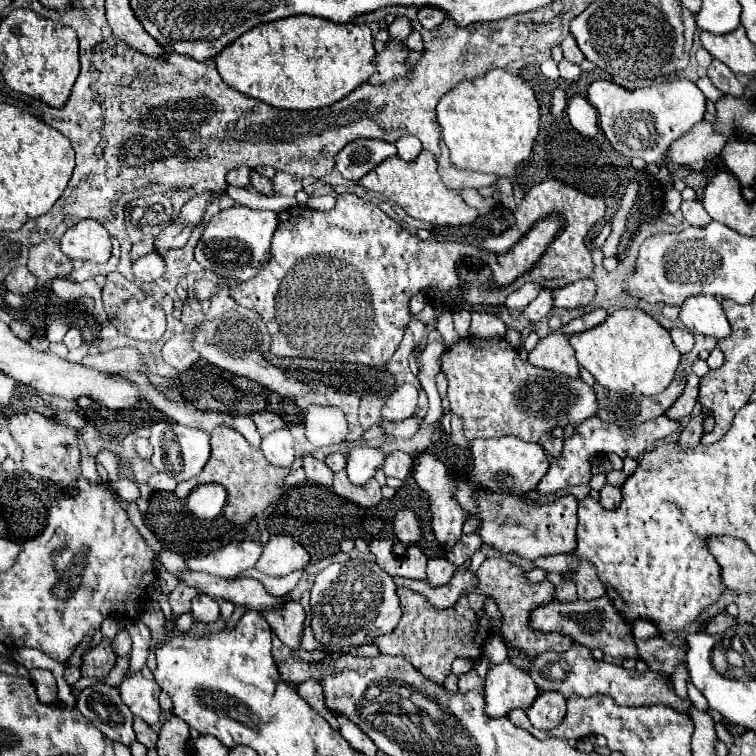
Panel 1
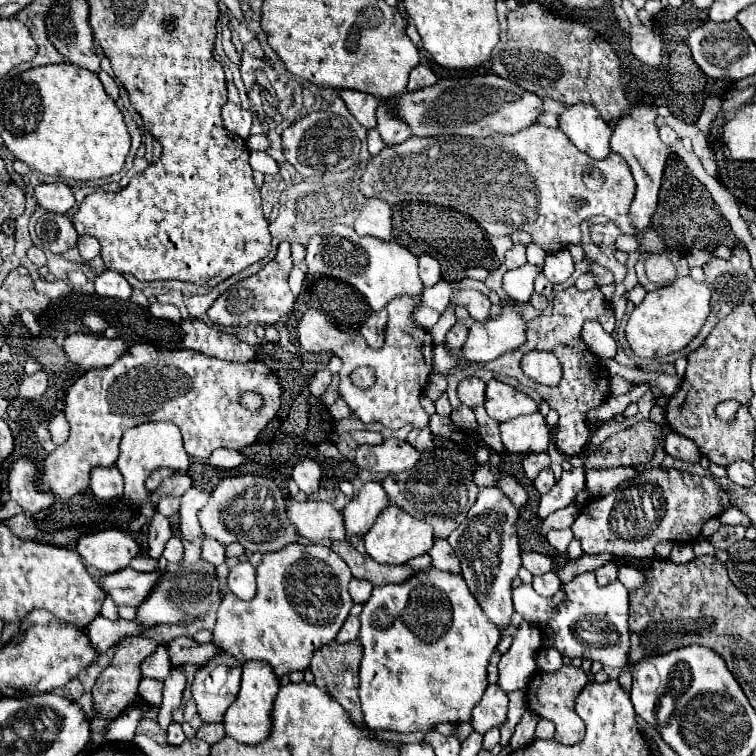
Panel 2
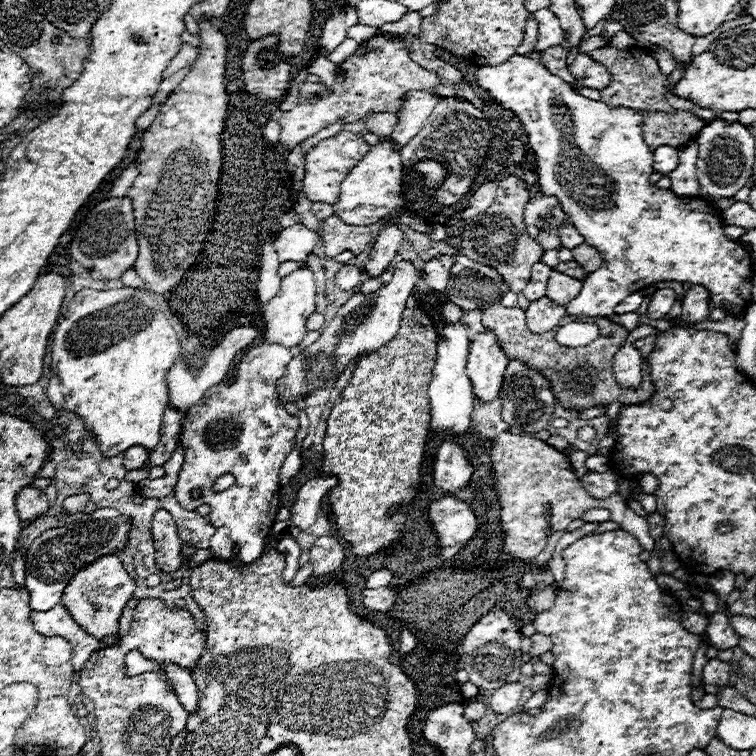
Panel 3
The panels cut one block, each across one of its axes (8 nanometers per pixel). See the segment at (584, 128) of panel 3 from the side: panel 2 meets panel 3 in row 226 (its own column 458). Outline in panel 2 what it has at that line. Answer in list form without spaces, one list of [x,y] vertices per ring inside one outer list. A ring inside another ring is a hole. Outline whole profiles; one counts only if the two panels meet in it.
[[[434,566],[418,572],[406,584],[374,586],[370,600],[360,614],[362,662],[360,662],[360,704],[366,726],[372,730],[428,732],[436,724],[470,722],[474,706],[482,700],[488,686],[486,666],[502,636],[498,624],[488,620],[478,600],[466,588],[462,576],[438,572]]]

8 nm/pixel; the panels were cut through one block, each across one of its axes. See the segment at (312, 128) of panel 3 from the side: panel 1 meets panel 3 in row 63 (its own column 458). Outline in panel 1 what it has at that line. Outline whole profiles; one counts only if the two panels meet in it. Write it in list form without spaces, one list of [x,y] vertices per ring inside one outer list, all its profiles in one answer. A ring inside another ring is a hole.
[[[504,338],[460,340],[442,354],[442,372],[446,374],[448,380],[450,410],[464,420],[464,436],[470,442],[476,438],[502,438],[502,436],[518,436],[520,440],[526,442],[538,442],[544,432],[550,432],[556,426],[564,428],[568,422],[578,426],[582,420],[594,416],[598,410],[594,390],[588,384],[584,384],[580,378],[572,380],[568,376],[546,372],[534,368],[528,362],[522,362],[518,352]]]

